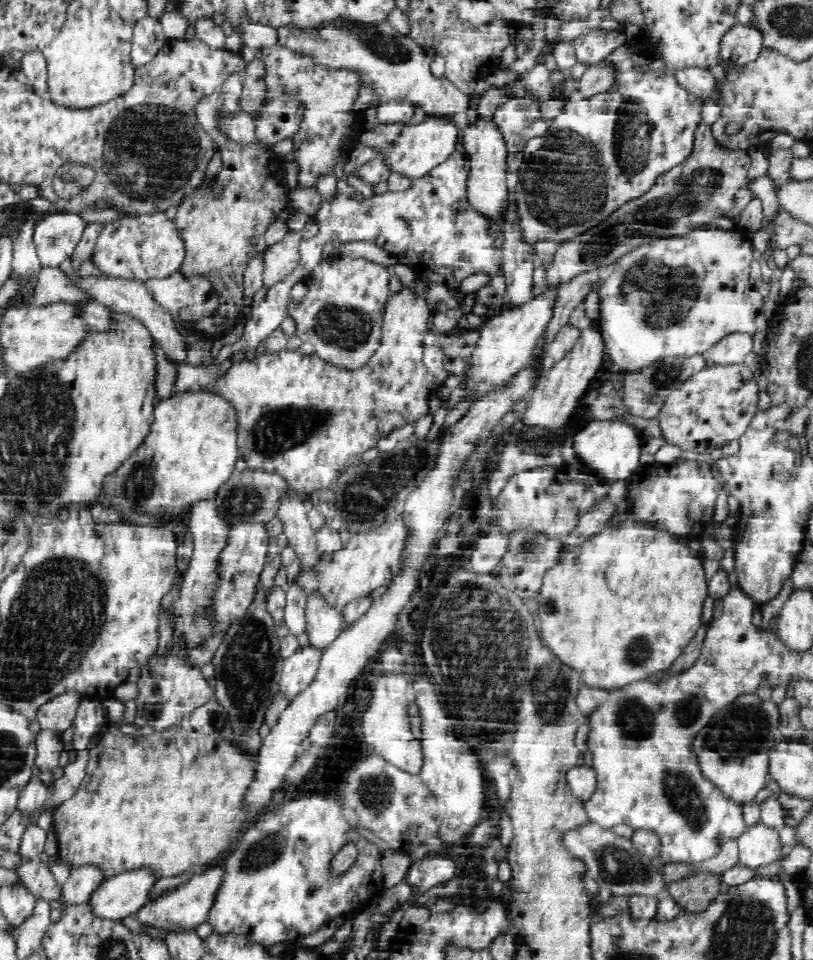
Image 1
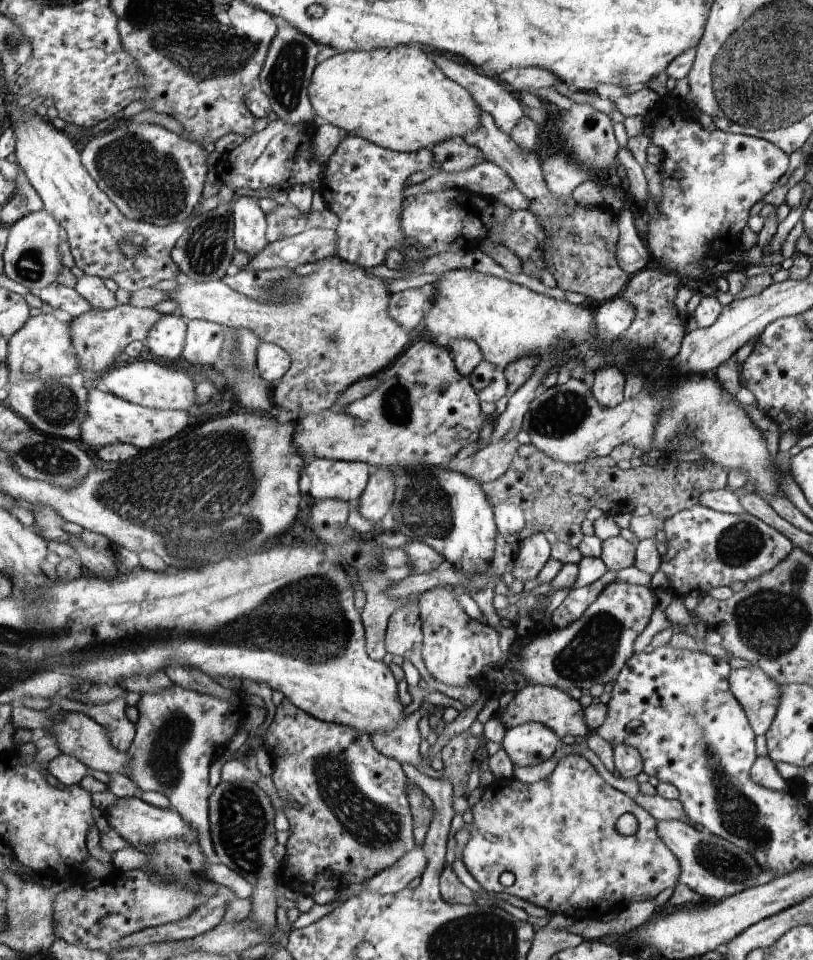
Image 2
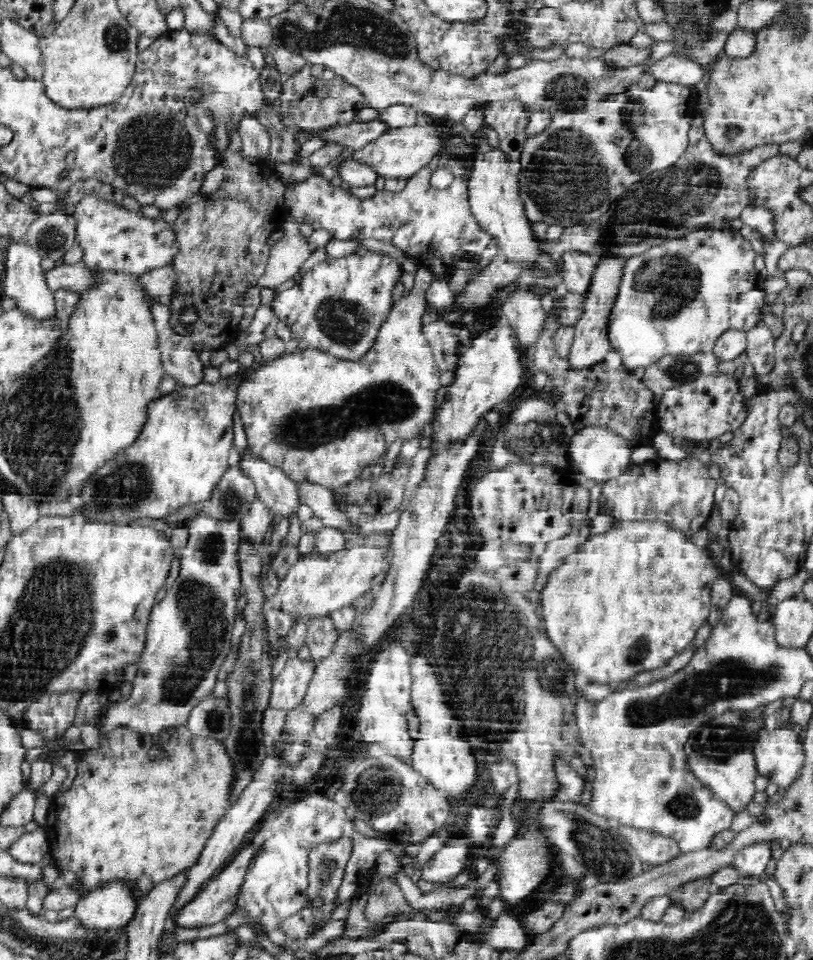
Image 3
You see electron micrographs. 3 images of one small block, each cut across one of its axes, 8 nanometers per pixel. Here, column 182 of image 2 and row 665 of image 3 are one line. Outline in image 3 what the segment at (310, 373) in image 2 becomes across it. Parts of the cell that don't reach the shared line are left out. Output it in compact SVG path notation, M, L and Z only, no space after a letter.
M290 658L288 664L284 666L282 674L272 682L268 708L278 710L278 712L294 710L306 694L306 686L312 678L312 672L314 672L312 662L302 662L298 658L294 658L294 660Z

